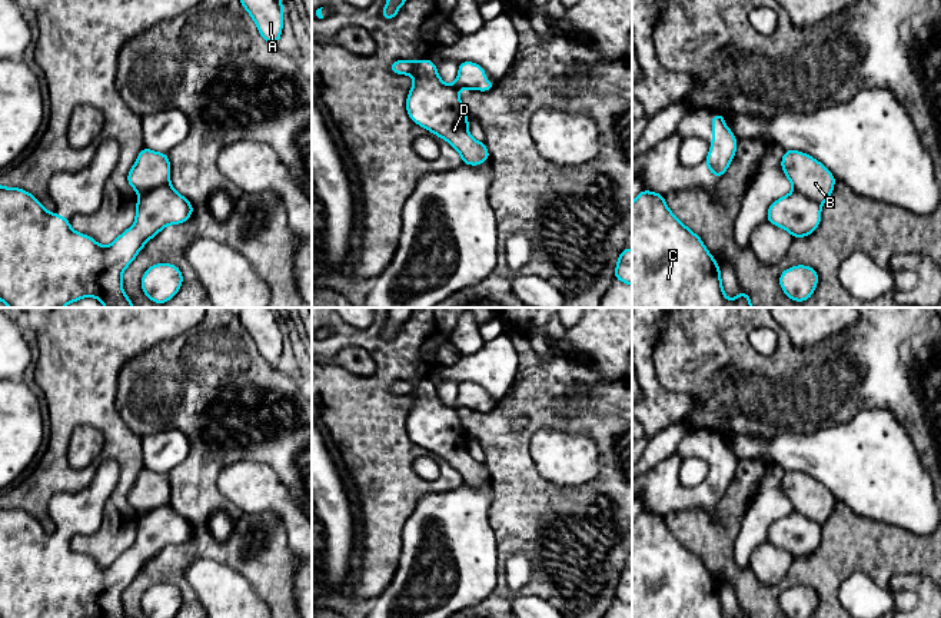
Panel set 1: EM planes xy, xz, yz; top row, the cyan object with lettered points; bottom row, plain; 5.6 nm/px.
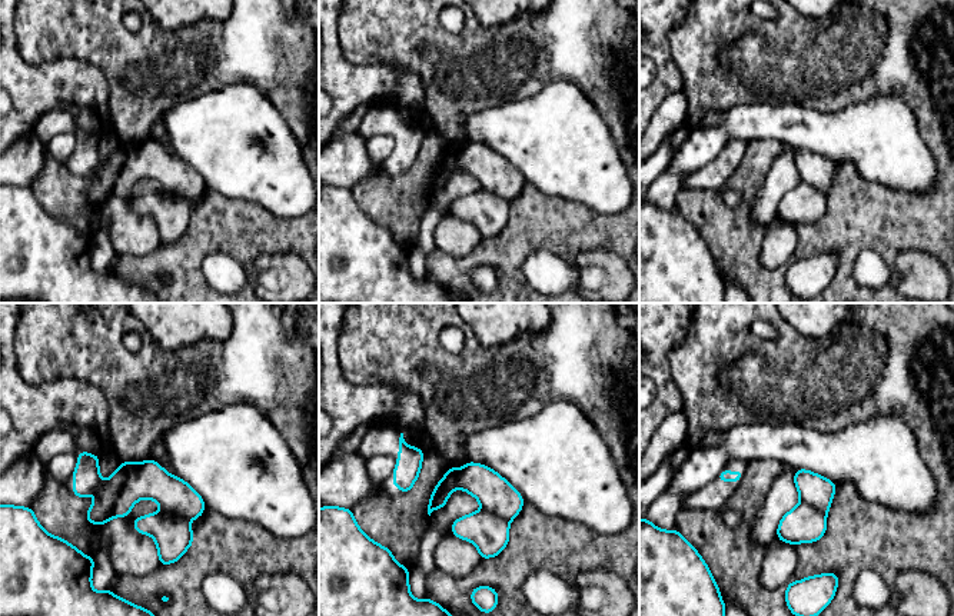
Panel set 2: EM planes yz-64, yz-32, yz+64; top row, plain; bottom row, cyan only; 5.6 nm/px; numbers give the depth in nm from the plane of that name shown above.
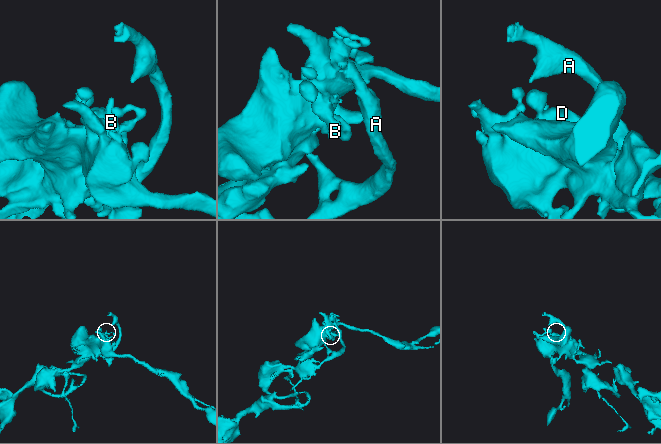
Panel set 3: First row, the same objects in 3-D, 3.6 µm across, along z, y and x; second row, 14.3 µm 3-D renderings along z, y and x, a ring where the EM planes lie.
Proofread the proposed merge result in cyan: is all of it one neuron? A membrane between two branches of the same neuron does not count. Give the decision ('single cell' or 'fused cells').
single cell

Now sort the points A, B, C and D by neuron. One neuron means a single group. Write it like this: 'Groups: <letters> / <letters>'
Groups: A B C D

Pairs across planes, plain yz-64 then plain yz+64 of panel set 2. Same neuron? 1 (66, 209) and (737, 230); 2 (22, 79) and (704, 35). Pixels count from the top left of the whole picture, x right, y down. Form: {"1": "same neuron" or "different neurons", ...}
{"1": "same neuron", "2": "different neurons"}

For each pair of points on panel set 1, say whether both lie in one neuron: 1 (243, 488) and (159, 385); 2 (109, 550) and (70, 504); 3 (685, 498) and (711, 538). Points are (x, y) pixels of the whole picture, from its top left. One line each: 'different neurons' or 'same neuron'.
1: different neurons
2: different neurons
3: different neurons

